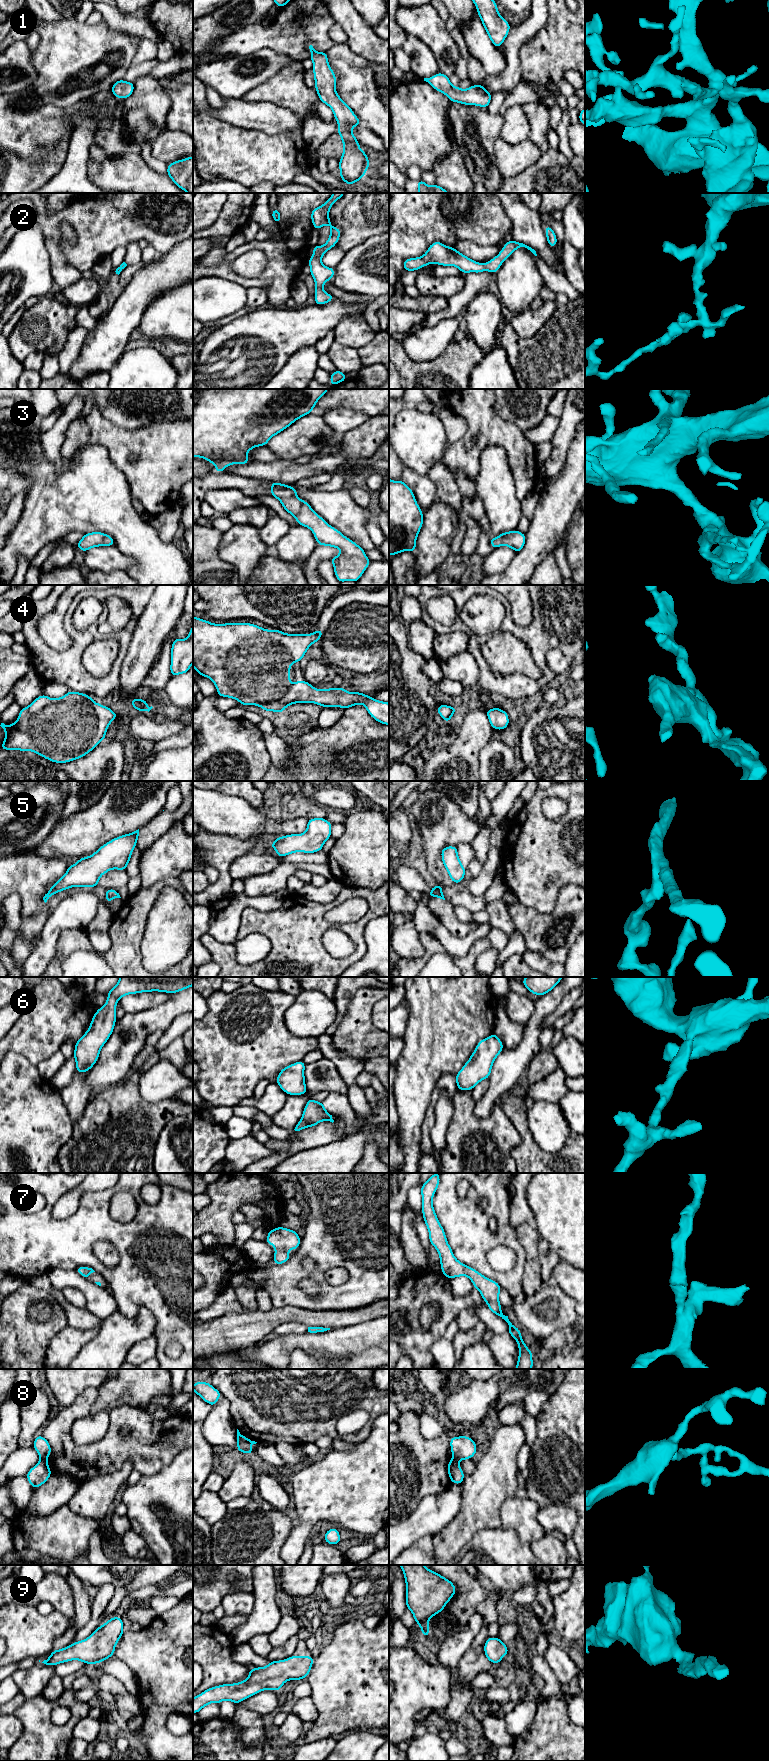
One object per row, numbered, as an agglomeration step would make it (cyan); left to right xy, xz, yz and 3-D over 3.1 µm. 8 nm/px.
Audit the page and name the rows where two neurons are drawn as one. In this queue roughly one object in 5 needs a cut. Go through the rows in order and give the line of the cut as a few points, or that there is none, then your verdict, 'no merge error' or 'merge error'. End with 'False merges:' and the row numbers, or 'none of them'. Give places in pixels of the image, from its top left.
1: cut none; no merge error
2: cut none; no merge error
3: cut none; no merge error
4: cut none; no merge error
5: cut none; no merge error
6: cut none; no merge error
7: cut none; no merge error
8: cut xy (41, 1458), (46, 1460); merge error
9: cut none; no merge error
False merges: 8

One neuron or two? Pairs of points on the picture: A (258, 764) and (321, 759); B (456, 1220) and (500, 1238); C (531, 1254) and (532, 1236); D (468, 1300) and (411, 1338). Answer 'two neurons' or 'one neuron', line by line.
A: two neurons
B: one neuron
C: one neuron
D: one neuron

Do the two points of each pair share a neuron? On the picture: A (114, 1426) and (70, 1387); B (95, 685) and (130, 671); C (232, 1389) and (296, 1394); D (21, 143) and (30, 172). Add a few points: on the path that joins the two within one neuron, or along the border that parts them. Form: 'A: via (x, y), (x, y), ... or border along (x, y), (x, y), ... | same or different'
A: border along (97, 1388), (86, 1388), (71, 1404), (60, 1407) | different
B: border along (126, 652), (121, 666), (119, 691) | different
C: via (248, 1389), (280, 1389) | same
D: border along (10, 150), (23, 158), (49, 154) | different

